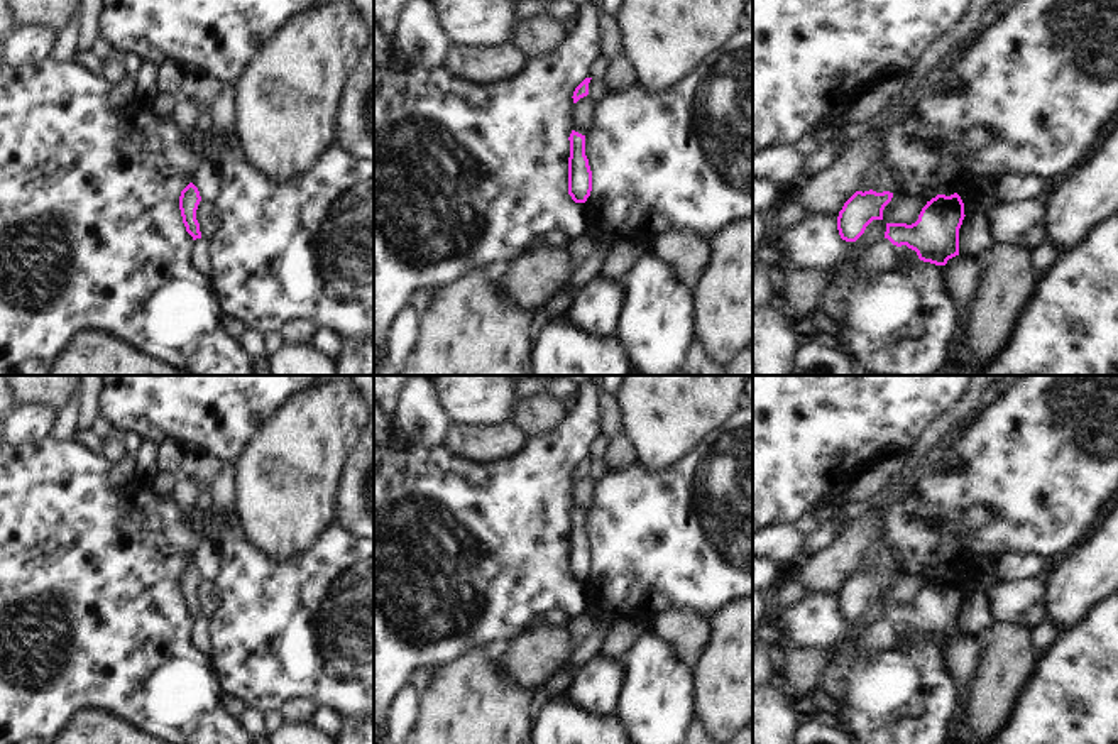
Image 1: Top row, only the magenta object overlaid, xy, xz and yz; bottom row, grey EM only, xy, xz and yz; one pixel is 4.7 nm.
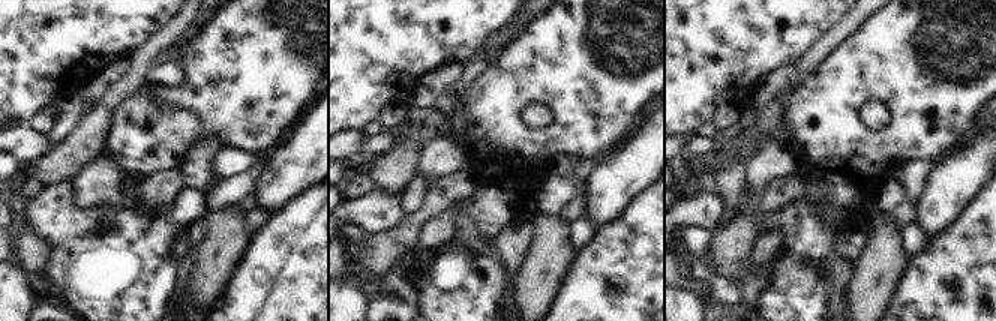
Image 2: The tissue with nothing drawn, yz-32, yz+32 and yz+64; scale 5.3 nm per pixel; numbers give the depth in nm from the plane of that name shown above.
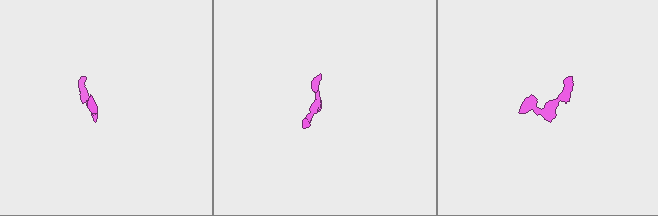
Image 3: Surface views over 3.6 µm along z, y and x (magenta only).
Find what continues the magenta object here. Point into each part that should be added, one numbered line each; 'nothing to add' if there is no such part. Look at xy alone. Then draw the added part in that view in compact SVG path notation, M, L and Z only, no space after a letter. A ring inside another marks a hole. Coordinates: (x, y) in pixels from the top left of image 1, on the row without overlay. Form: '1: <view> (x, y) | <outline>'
1: xy (198, 633) | M196 617L193 619L193 624L189 627L189 641L191 644L205 654L211 654L211 641L210 641L210 631L206 626L208 617Z

